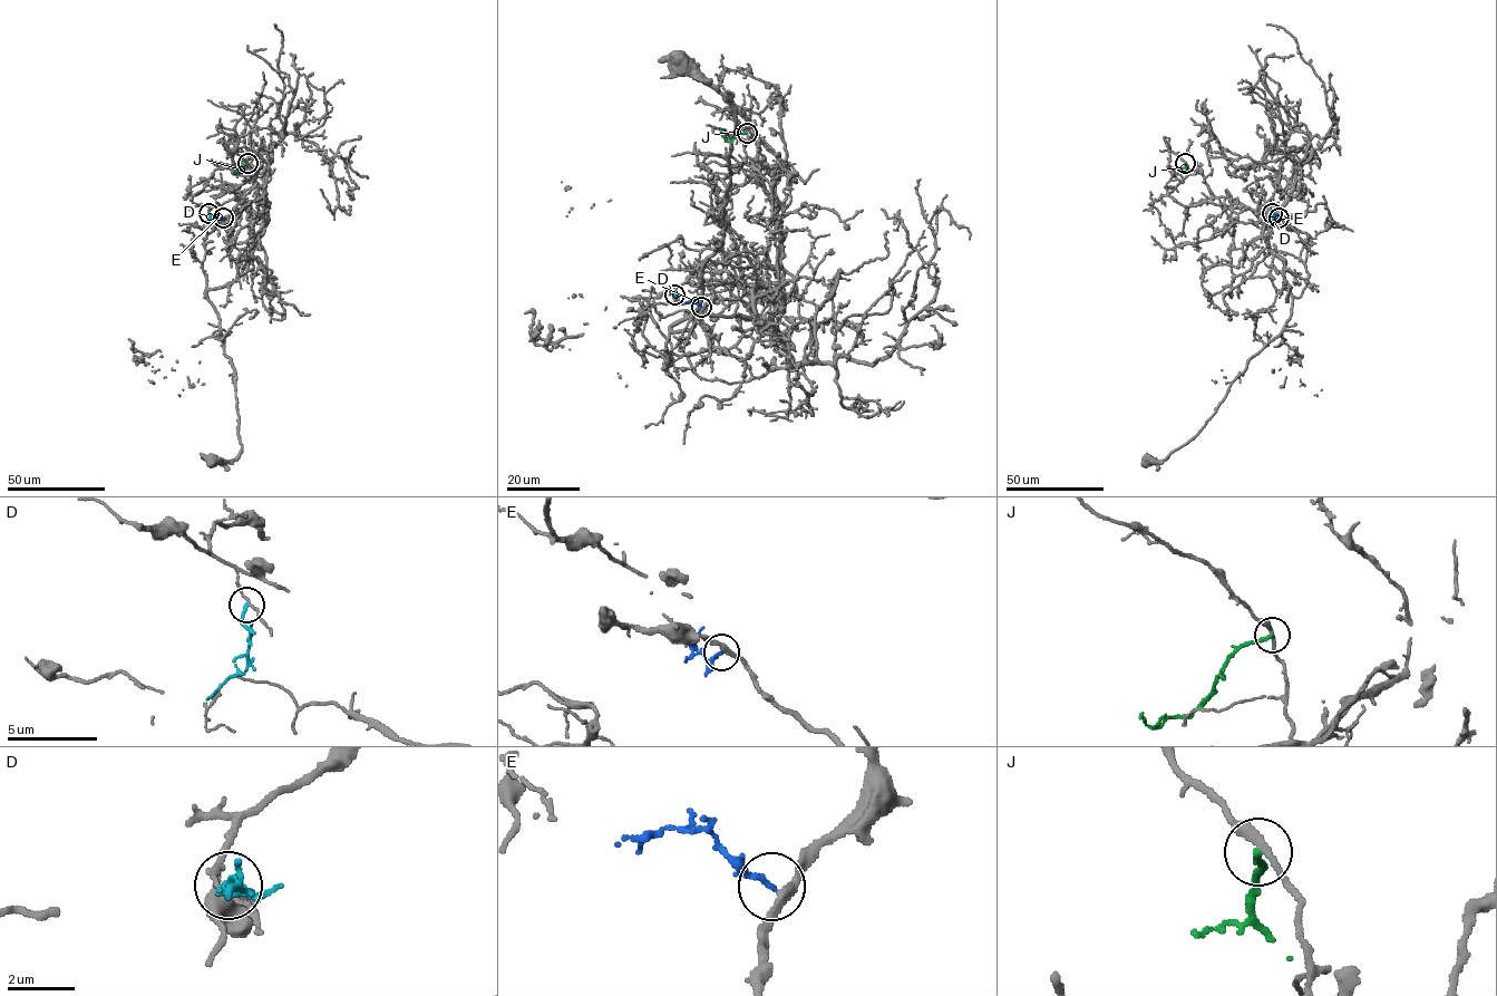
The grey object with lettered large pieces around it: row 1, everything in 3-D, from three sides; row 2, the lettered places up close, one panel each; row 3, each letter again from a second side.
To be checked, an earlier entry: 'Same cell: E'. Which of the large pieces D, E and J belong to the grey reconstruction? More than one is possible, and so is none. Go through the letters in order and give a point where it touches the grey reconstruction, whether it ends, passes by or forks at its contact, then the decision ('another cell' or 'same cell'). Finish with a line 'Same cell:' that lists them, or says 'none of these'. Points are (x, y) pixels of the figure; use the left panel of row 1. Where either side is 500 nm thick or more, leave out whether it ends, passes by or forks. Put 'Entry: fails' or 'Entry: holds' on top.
Entry: holds
D: contact (209, 213); it ends; another cell
E: contact (223, 218); it ends; same cell
J: contact (248, 163); it ends; another cell
Same cell: E

